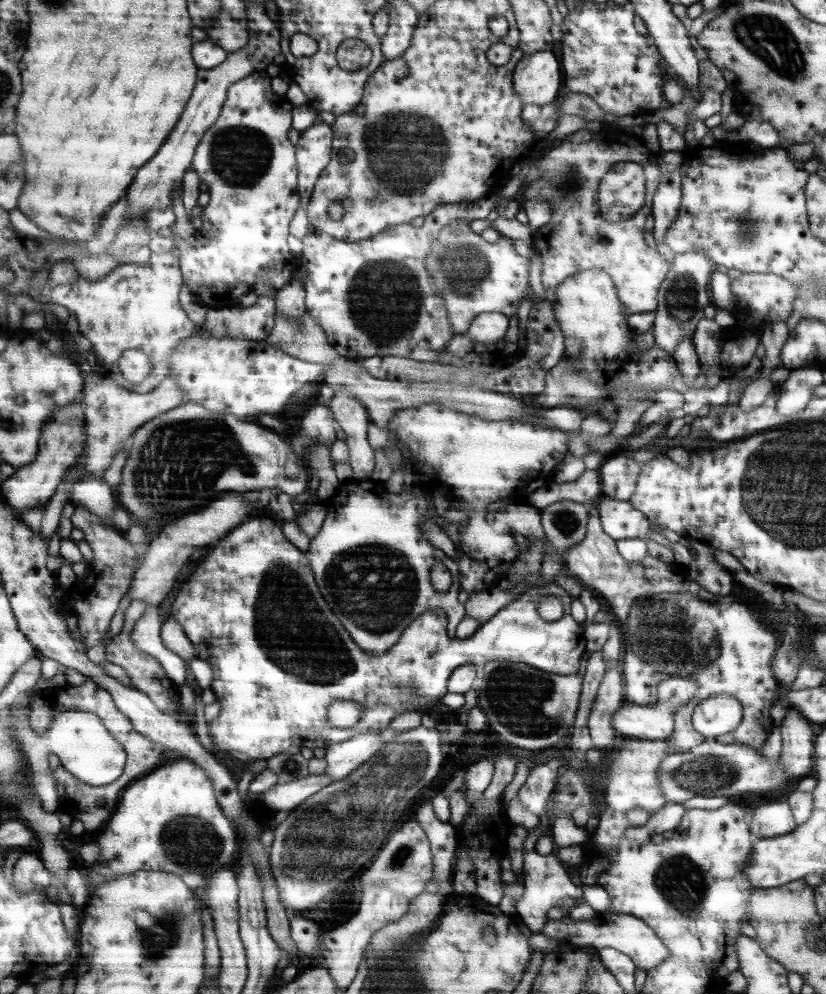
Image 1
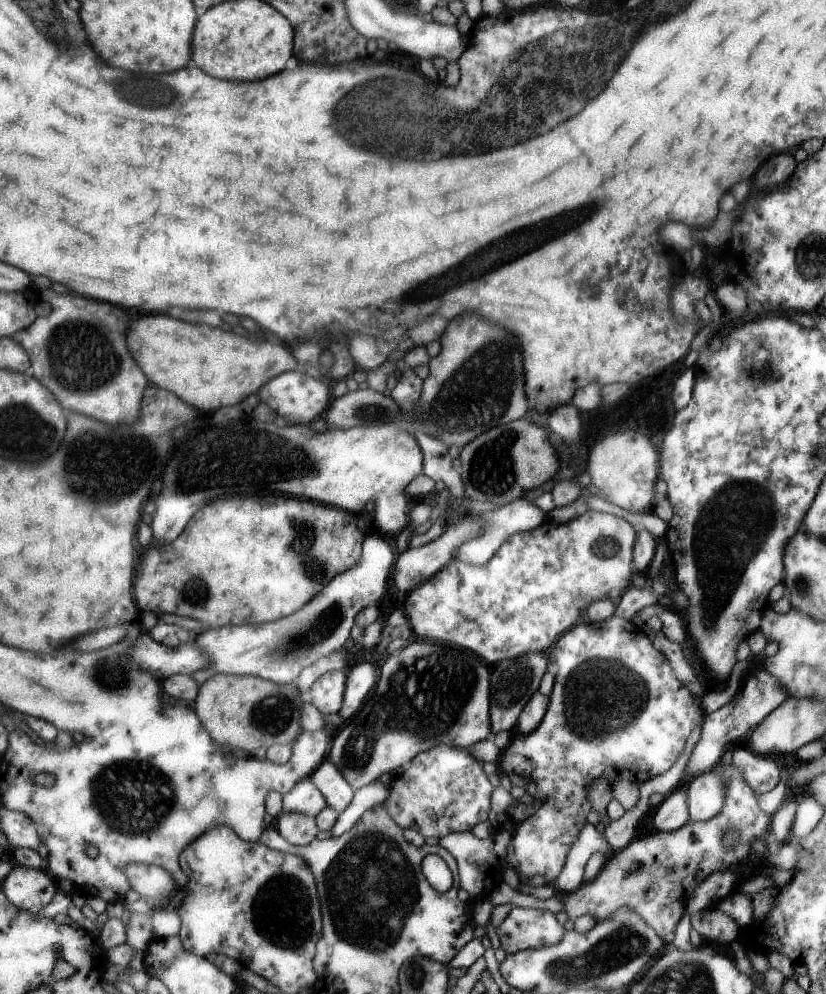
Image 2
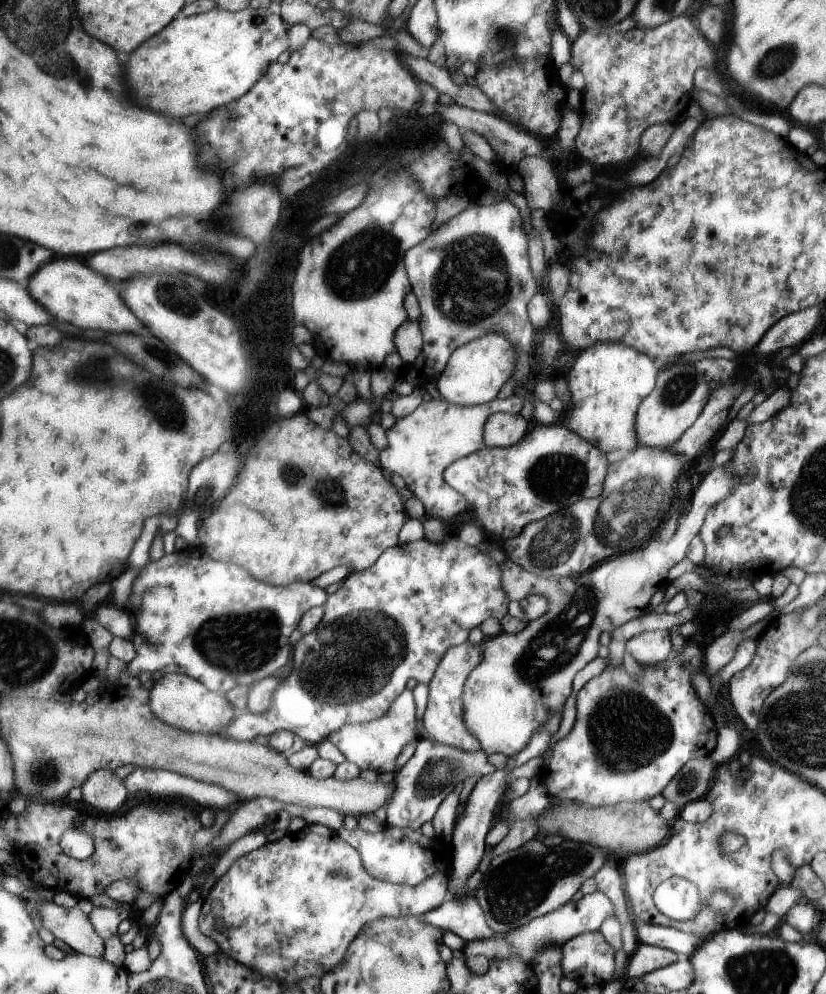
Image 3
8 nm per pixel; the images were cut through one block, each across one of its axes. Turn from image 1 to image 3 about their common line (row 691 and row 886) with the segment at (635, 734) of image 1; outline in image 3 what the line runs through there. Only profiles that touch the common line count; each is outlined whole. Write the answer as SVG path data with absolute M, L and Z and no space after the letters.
M672 875L652 893L652 902L665 917L675 921L694 918L701 908L701 894L690 882Z

